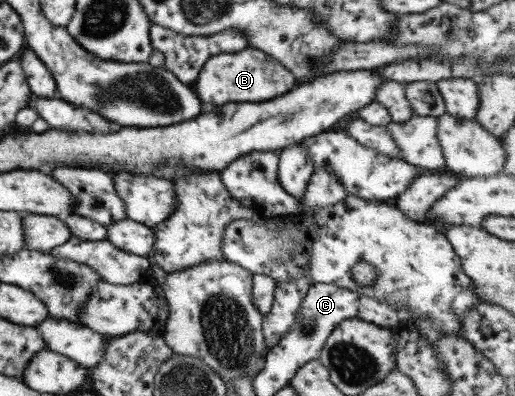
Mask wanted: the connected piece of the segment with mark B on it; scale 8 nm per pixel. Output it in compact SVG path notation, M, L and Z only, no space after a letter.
M243 49L239 53L221 53L211 57L199 73L195 91L201 101L223 105L229 101L267 101L291 91L295 77L273 57L257 49Z

